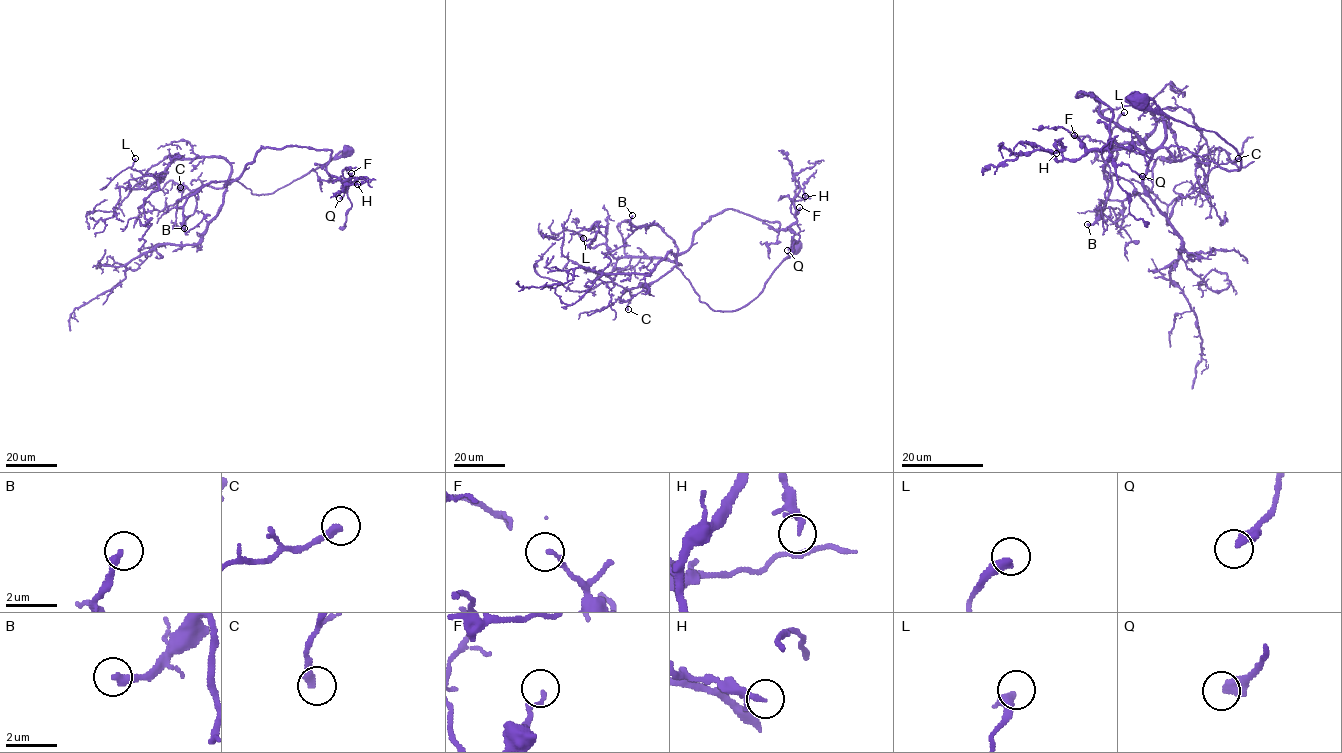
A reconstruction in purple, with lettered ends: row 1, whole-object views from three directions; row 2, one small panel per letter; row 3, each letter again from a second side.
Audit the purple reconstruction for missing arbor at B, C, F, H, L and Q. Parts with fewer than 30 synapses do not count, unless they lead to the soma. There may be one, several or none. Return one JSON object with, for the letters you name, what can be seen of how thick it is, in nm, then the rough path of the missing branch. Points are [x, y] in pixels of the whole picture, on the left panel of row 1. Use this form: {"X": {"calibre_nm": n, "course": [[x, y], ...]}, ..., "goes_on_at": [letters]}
{"B": {"calibre_nm": 280, "course": [[184, 228], [181, 241], [170, 248], [142, 248], [120, 234], [109, 236], [108, 241]]}, "goes_on_at": ["B"]}

